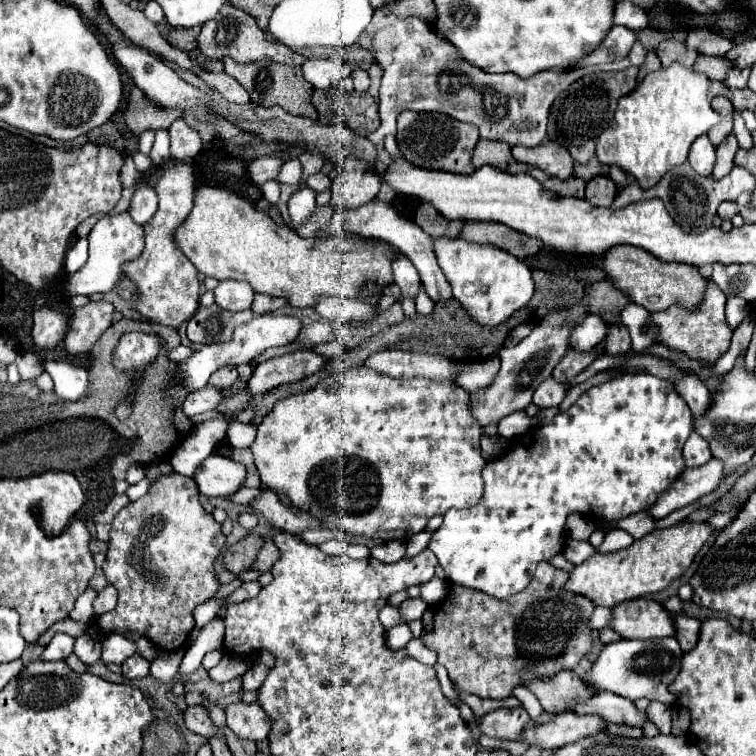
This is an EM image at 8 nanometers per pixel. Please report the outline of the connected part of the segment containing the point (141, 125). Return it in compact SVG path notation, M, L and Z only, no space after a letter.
M138 87L130 93L128 107L126 107L126 125L134 133L142 133L146 129L168 129L178 117L182 117L182 111L168 111L156 103L152 103Z

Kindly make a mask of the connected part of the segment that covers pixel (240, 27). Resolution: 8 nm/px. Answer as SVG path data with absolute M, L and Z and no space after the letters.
M232 3L224 5L218 15L204 23L200 35L198 35L198 47L200 51L210 57L210 59L222 59L222 57L232 57L234 61L238 63L250 63L250 61L260 61L260 59L272 59L272 61L278 61L278 63L284 63L284 65L292 65L292 67L298 67L306 61L306 57L290 51L288 47L282 47L282 43L274 43L274 41L268 41L264 31L260 29L258 21L248 15L246 11L234 7Z

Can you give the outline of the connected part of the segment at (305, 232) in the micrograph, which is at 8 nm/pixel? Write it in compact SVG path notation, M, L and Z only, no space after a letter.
M324 205L324 207L316 207L314 215L301 225L296 232L302 238L314 238L316 239L316 233L318 231L324 231L330 227L332 223L332 215L334 215L334 207L332 205Z

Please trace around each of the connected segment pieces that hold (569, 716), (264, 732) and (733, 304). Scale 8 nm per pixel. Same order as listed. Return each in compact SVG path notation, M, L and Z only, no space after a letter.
M572 711L562 715L542 713L540 721L528 723L524 741L530 745L540 743L546 749L558 749L568 743L576 743L578 739L598 735L606 725L608 723L604 723L604 719L596 719L596 715L574 715Z
M232 703L228 705L228 727L238 739L264 741L272 729L272 719L260 703Z
M730 297L726 301L726 321L732 329L736 329L742 319L750 313L750 303L746 299L740 299L740 297Z

